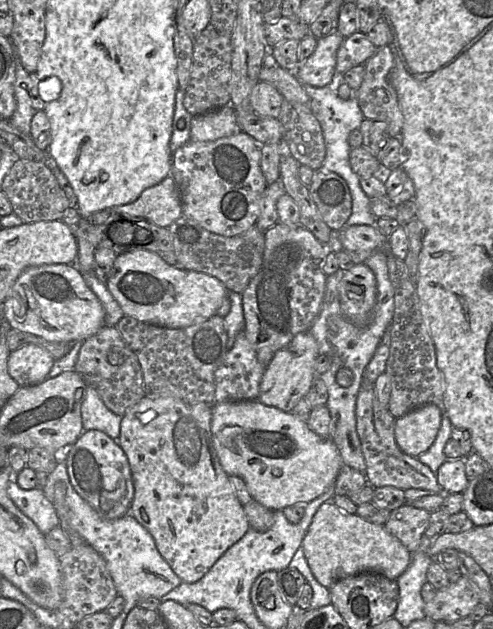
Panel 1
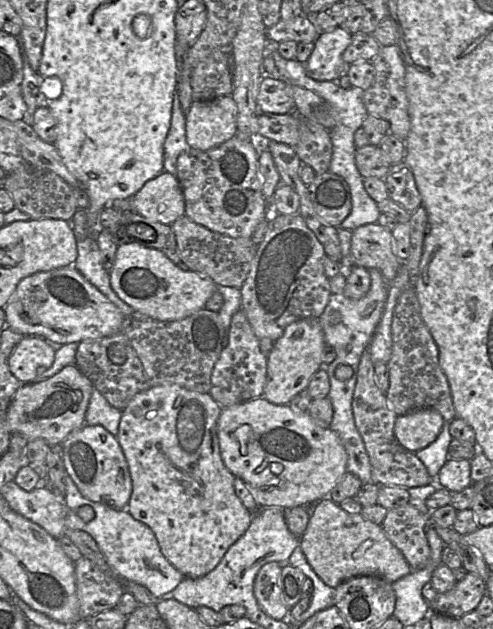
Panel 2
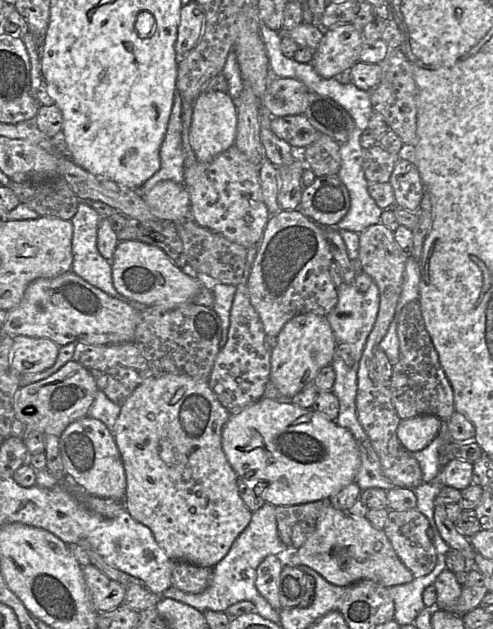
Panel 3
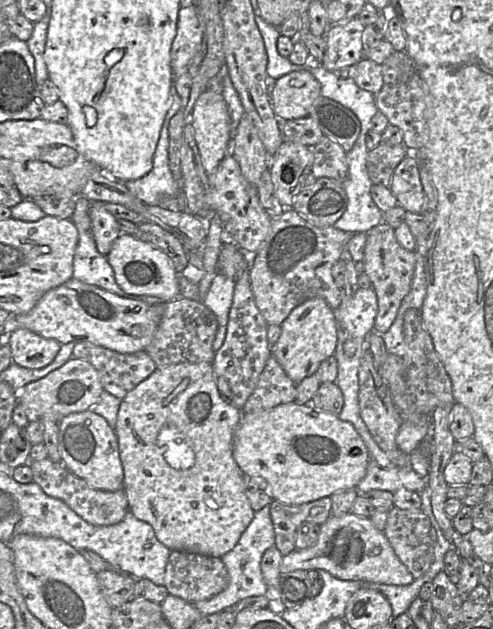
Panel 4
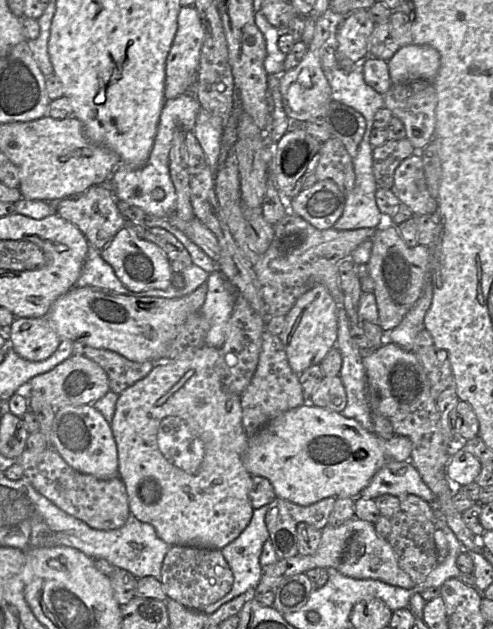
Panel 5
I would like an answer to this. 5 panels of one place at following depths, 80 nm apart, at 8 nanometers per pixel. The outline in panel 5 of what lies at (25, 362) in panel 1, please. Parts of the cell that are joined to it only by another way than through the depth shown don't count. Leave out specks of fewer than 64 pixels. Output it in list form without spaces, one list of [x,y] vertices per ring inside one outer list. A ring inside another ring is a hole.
[[[46,317],[15,318],[9,327],[9,346],[28,361],[46,360],[60,341]]]

